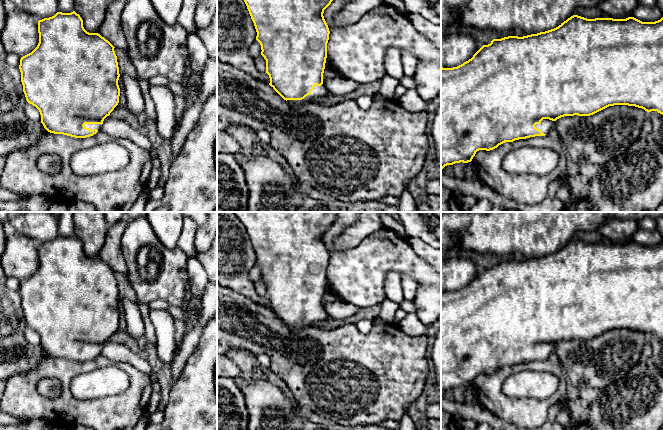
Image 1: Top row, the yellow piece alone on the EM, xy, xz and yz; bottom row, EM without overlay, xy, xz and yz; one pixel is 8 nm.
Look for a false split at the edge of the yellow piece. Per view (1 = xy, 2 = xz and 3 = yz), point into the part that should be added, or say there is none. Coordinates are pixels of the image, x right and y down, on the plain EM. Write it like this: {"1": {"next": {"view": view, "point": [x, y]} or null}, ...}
{"1": {"next": {"view": "xy", "point": [91, 350]}}, "2": {"next": {"view": "xz", "point": [319, 315]}}, "3": {"next": {"view": "yz", "point": [546, 349]}}}

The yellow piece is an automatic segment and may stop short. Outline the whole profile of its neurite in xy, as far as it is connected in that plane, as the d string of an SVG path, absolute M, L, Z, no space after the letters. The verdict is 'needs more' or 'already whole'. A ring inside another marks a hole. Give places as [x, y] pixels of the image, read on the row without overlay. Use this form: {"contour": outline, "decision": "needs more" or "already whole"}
{"contour": "M75 235L57 236L52 241L39 244L38 257L37 271L21 281L19 289L27 326L39 334L41 347L48 356L75 362L93 360L101 354L104 343L119 327L120 298L115 271L100 258L87 256L83 251L82 242Z", "decision": "needs more"}

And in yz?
{"contour": "M573 239L558 251L545 256L523 261L508 260L493 263L463 288L453 292L441 292L441 393L455 387L471 386L479 374L490 375L505 366L545 360L554 352L555 345L561 341L590 340L614 329L635 330L647 336L657 335L663 339L663 241L655 246L642 246L634 241L587 243Z", "decision": "needs more"}

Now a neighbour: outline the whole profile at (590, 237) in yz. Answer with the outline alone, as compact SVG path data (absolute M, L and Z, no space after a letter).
M578 231L575 234L575 238L587 243L595 243L595 242L609 242L606 238L601 236L599 233L596 231L594 232L583 232L583 231Z

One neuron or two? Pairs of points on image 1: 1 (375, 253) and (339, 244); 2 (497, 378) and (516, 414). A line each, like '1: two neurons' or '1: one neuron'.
1: two neurons
2: one neuron

